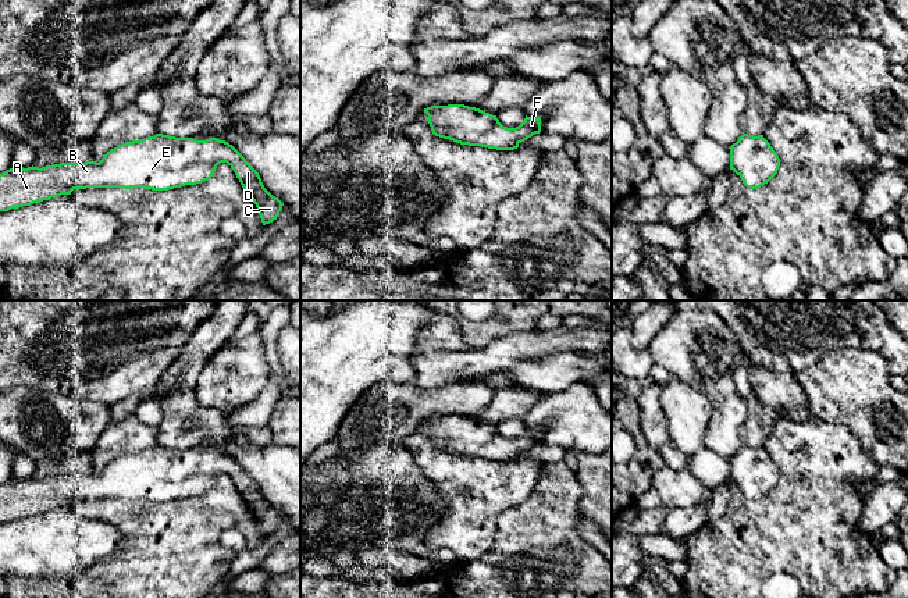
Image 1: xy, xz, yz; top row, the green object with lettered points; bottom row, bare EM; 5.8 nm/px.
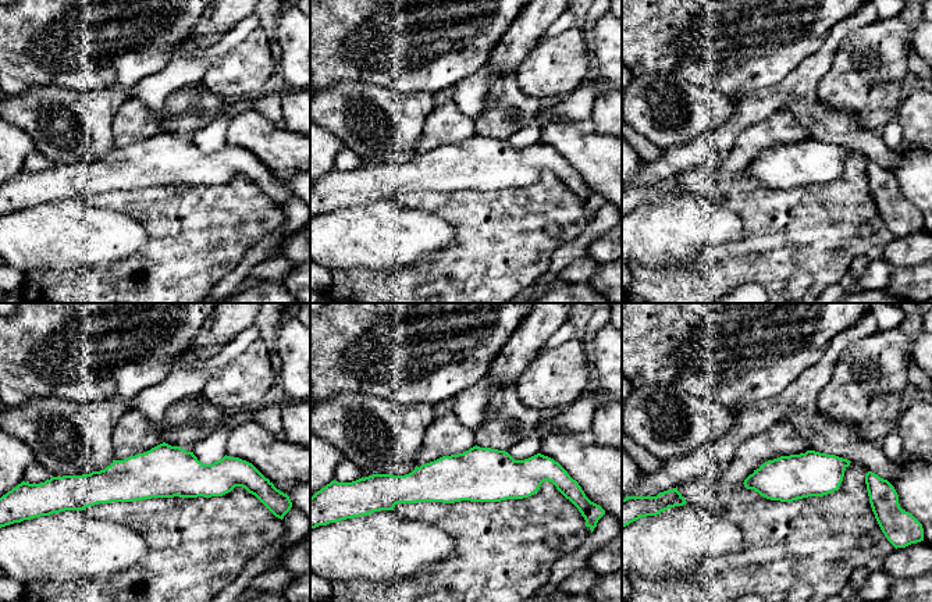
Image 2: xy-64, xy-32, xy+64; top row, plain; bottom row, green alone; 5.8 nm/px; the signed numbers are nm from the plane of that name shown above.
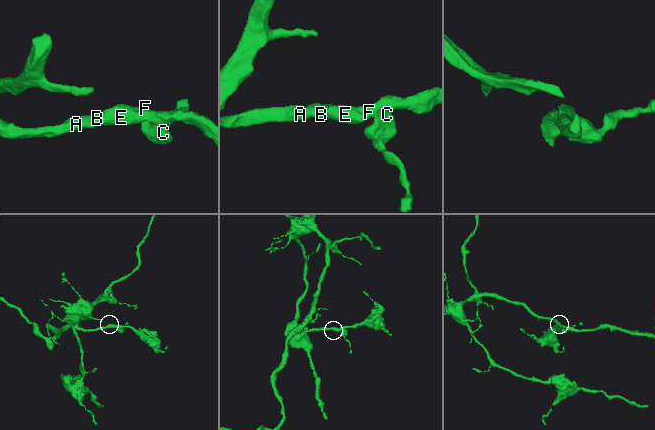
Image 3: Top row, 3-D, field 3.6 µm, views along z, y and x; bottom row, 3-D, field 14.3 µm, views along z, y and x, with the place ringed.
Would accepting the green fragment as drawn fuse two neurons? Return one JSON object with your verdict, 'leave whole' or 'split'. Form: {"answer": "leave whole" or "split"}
{"answer": "leave whole"}

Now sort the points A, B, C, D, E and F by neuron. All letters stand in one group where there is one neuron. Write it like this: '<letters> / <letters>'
A B C D E F

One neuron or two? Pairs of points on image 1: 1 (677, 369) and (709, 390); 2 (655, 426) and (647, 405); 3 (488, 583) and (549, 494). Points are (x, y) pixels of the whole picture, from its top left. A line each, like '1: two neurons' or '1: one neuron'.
1: one neuron
2: one neuron
3: one neuron

